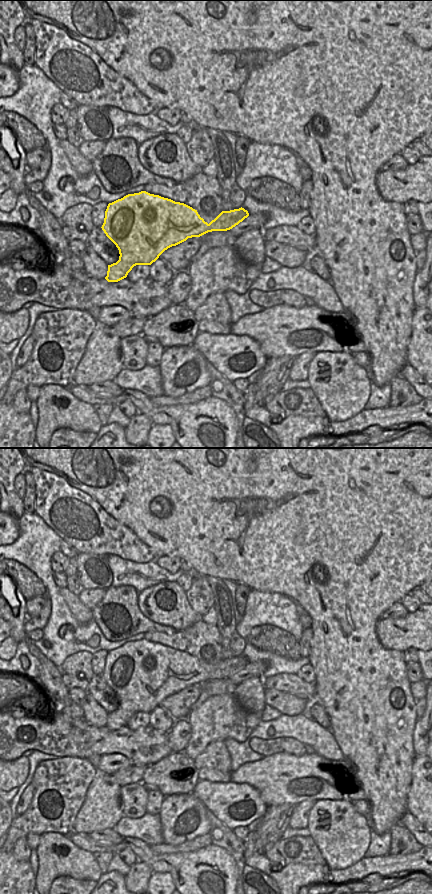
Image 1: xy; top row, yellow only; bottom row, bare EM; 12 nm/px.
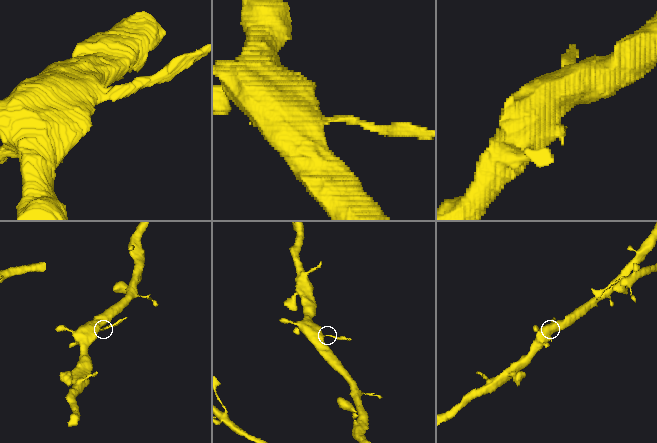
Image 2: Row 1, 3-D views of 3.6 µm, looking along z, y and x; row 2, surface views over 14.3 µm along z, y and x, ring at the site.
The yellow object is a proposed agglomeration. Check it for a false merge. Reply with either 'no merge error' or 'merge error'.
merge error

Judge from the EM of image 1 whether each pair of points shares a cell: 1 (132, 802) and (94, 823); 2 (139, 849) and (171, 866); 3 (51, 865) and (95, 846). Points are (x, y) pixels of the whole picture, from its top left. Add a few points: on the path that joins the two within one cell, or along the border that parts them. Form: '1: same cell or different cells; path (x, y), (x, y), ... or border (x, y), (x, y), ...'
1: different cells; border (120, 786), (120, 801), (124, 816)
2: same cell; path (147, 856), (158, 863), (163, 863)
3: different cells; border (68, 837), (78, 847), (91, 853)

